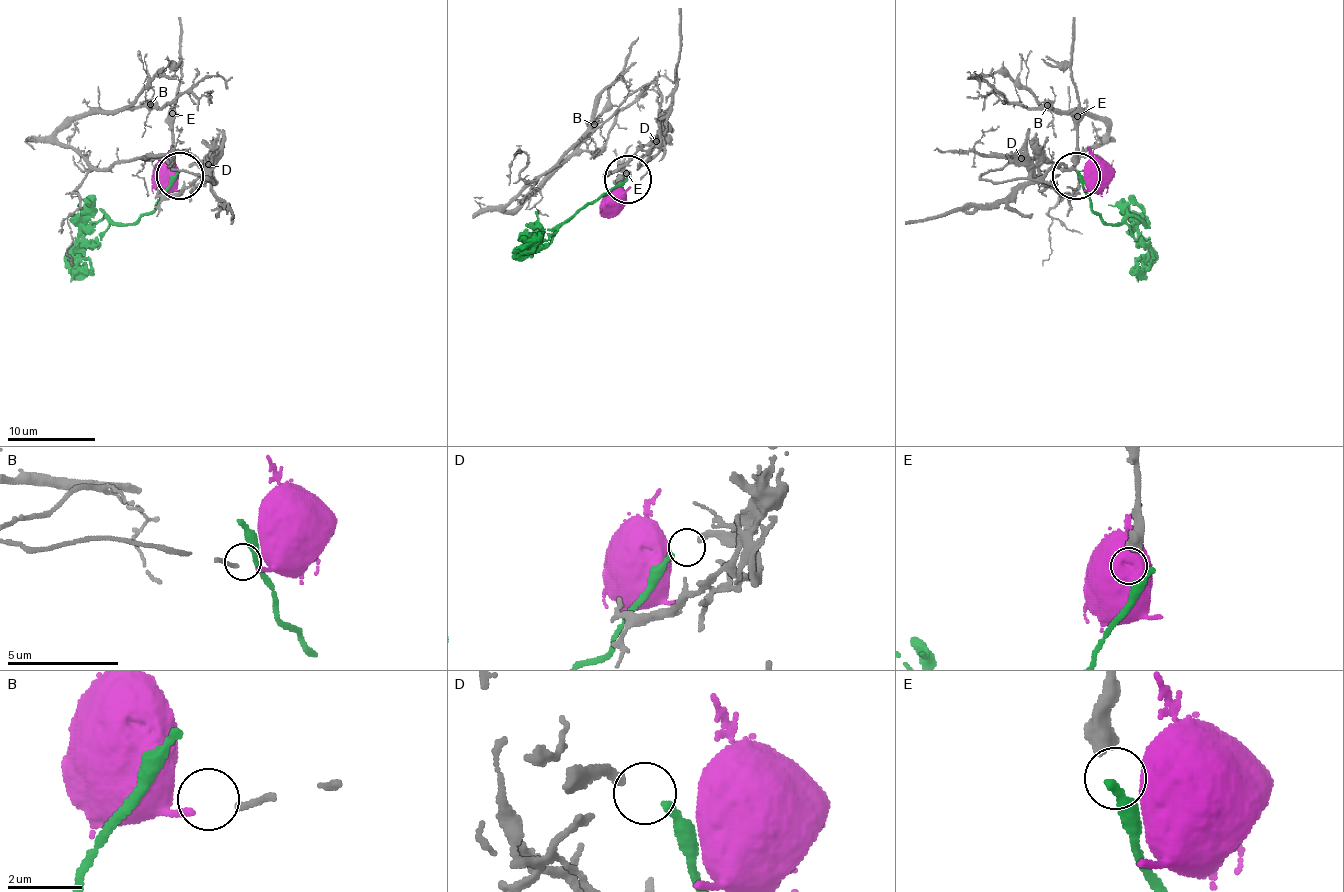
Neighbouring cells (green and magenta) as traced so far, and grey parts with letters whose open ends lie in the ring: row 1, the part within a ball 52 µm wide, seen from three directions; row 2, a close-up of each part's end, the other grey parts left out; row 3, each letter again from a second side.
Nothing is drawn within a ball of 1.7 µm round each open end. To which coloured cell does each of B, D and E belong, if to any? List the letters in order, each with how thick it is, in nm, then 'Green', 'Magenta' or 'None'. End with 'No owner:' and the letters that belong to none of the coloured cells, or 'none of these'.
B: Thickness 140 nm. Magenta
D: Thickness 240 nm. Green
E: Thickness 550 nm. None
No owner: E

